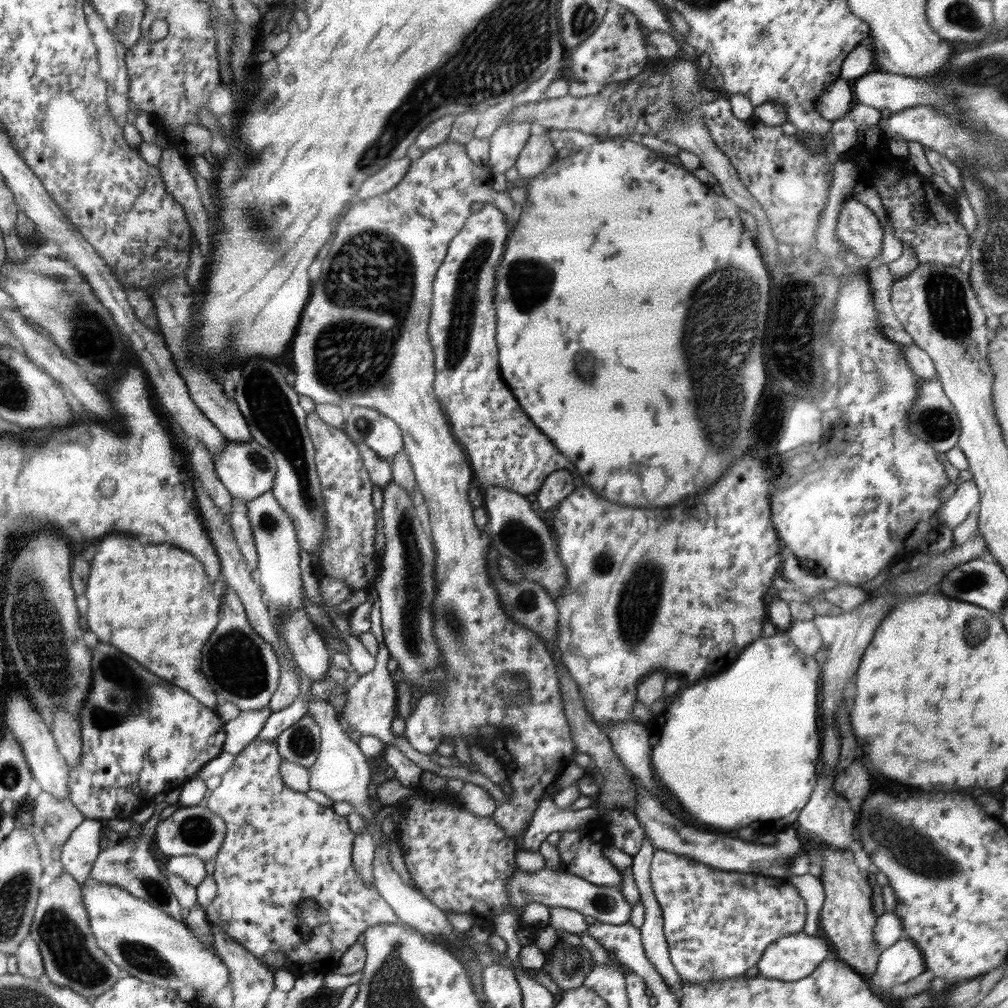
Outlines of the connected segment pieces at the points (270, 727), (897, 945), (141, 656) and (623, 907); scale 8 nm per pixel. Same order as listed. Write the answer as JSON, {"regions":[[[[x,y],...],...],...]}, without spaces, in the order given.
{"regions":[[[[296,697],[294,702],[283,708],[273,712],[264,723],[258,740],[276,740],[284,730],[290,728],[295,722],[298,722],[309,710],[307,702],[302,697]]],[[[902,936],[879,954],[875,976],[868,976],[866,980],[870,990],[881,996],[892,986],[904,984],[924,971],[925,960],[920,947]]],[[[110,534],[104,536],[98,544],[98,552],[90,566],[90,580],[86,582],[86,622],[100,642],[116,646],[120,652],[148,668],[152,674],[183,688],[215,712],[219,704],[207,676],[201,671],[201,650],[220,620],[221,599],[218,590],[217,585],[208,580],[202,564],[188,552],[172,548],[170,544],[146,546],[124,534]]],[[[516,864],[516,869],[507,884],[507,891],[509,892],[511,902],[507,904],[507,908],[500,914],[496,914],[494,923],[492,923],[492,930],[493,933],[504,939],[504,942],[507,944],[505,955],[511,960],[513,966],[518,967],[522,967],[518,955],[523,945],[520,943],[516,933],[520,929],[520,912],[522,912],[522,908],[529,902],[540,902],[540,904],[548,907],[553,906],[577,910],[584,917],[591,916],[596,919],[596,921],[602,922],[602,924],[614,925],[629,923],[630,912],[633,907],[625,899],[620,889],[592,884],[562,869],[558,871],[548,870],[544,867],[536,872],[529,872],[528,870],[524,870],[519,864]]]]}

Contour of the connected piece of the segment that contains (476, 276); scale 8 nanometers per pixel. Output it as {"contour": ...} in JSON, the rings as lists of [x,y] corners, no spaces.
{"contour":[[[492,206],[483,208],[466,219],[460,232],[450,241],[447,255],[439,266],[433,282],[432,311],[428,337],[435,354],[433,389],[453,430],[453,436],[463,448],[474,475],[482,488],[502,487],[525,497],[537,492],[544,479],[556,470],[569,470],[576,482],[582,485],[577,470],[554,448],[554,444],[532,424],[522,412],[520,404],[504,384],[498,370],[498,346],[496,344],[496,310],[494,310],[495,272],[510,232],[505,214],[490,214]]]}

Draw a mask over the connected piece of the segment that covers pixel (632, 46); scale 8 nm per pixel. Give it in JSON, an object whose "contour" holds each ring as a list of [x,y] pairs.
{"contour":[[[613,5],[603,16],[600,26],[572,50],[570,64],[574,78],[582,83],[599,82],[608,83],[627,82],[640,72],[644,71],[644,66],[648,62],[647,40],[645,39],[644,28],[639,20],[632,14],[632,11],[624,5]]]}

